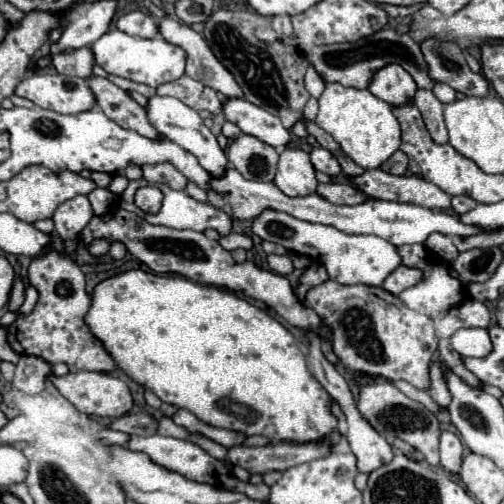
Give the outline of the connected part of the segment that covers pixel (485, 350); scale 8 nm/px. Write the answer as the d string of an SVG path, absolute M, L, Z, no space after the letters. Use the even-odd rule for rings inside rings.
M482 329L482 333L458 333L458 339L452 339L452 347L462 357L484 359L492 353L492 341L486 329Z

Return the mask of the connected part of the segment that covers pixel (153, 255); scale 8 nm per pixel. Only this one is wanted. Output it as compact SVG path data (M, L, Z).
M116 209L112 213L110 219L104 219L102 215L94 215L90 219L90 223L80 231L78 239L86 245L90 245L94 239L106 239L106 241L122 241L126 245L126 249L140 259L144 265L148 265L154 273L158 275L166 275L166 273L176 273L182 275L190 281L196 283L204 283L204 285L216 285L216 287L226 287L230 291L240 291L246 297L264 301L268 307L276 309L276 313L280 317L284 317L290 325L300 327L302 331L310 329L310 325L314 325L314 329L318 329L318 333L326 333L326 329L320 325L320 317L310 309L302 309L302 305L298 305L298 299L294 297L294 291L288 283L286 277L278 275L278 273L270 273L270 271L258 271L258 267L250 261L246 263L236 263L232 259L232 255L220 247L218 241L210 241L204 233L192 231L192 229L170 229L170 227L162 227L162 225L150 225L148 221L140 219L138 215L124 211L124 209Z

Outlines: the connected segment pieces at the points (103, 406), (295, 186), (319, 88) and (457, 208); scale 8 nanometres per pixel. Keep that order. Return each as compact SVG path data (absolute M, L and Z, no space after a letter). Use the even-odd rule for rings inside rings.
M76 371L62 377L48 375L52 385L82 413L96 415L96 417L122 417L132 409L132 395L124 381L108 375L108 373L94 373L94 371Z
M286 147L280 153L278 171L274 183L278 189L288 197L300 197L300 195L312 195L316 191L316 177L314 167L310 163L310 157L306 151Z
M310 67L308 69L308 73L306 73L306 89L308 89L308 93L312 95L312 97L320 97L322 95L322 91L326 89L326 83L318 77L318 73Z
M466 195L452 197L452 209L454 209L454 213L458 213L458 215L474 209L474 205L478 205L478 203L476 203L472 197L466 197Z

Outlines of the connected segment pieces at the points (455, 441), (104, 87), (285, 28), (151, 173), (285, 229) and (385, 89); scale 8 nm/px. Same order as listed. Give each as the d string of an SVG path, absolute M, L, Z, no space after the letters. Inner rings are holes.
M442 431L440 435L440 465L450 471L450 473L458 473L460 465L462 465L462 455L464 455L464 447L462 441L450 433L450 431Z
M92 75L88 79L88 85L90 85L90 91L94 93L96 101L100 101L98 107L112 121L116 121L124 129L140 133L142 137L148 137L152 141L162 141L158 129L148 121L146 109L140 107L124 89L120 89L114 83L110 83L108 79L96 77L96 75Z
M288 15L272 17L272 27L274 27L274 31L278 31L282 35L292 35L292 23L290 23Z
M156 163L156 165L142 165L144 179L148 183L164 183L172 189L184 189L186 177L170 163Z
M274 209L262 211L252 221L252 233L264 241L282 245L288 251L292 249L294 253L308 255L312 261L326 267L332 281L338 281L342 285L362 283L362 285L380 287L382 281L400 265L400 255L396 253L396 247L390 245L386 239L380 239L376 235L348 235L338 231L336 227L314 225Z
M388 63L382 69L378 69L368 85L368 91L376 95L378 99L390 103L390 105L404 105L408 99L416 93L416 81L410 77L410 73L398 65Z

